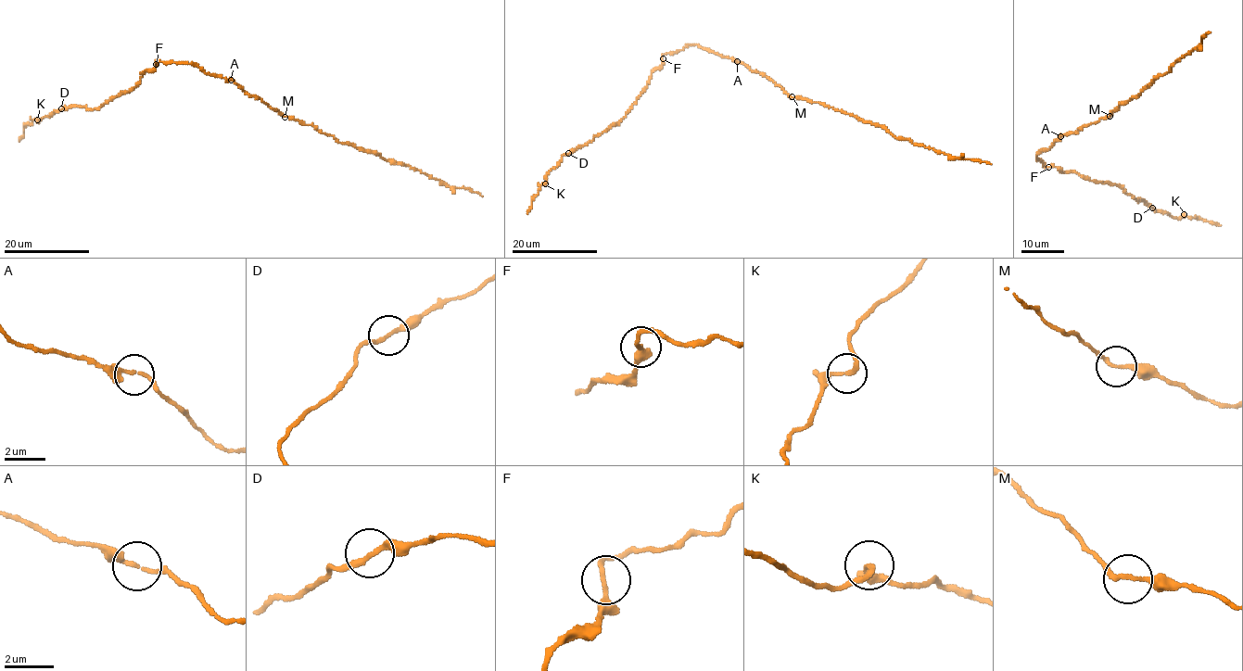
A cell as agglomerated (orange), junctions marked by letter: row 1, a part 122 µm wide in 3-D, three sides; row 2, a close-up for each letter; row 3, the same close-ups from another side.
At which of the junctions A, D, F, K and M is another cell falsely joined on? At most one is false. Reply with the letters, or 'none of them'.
none of them

